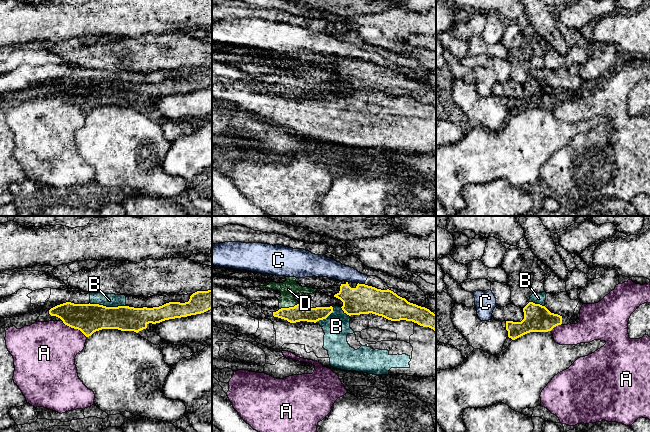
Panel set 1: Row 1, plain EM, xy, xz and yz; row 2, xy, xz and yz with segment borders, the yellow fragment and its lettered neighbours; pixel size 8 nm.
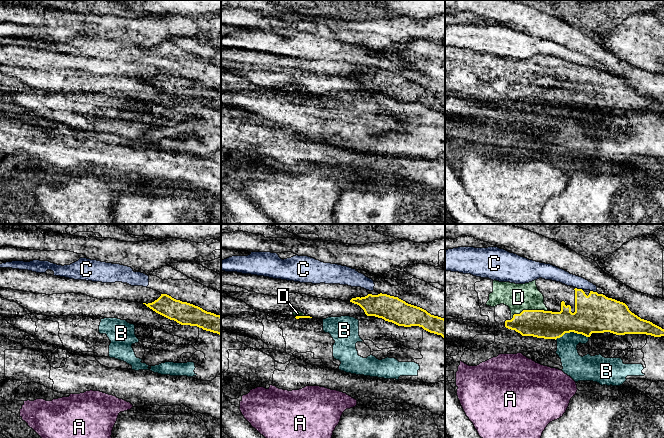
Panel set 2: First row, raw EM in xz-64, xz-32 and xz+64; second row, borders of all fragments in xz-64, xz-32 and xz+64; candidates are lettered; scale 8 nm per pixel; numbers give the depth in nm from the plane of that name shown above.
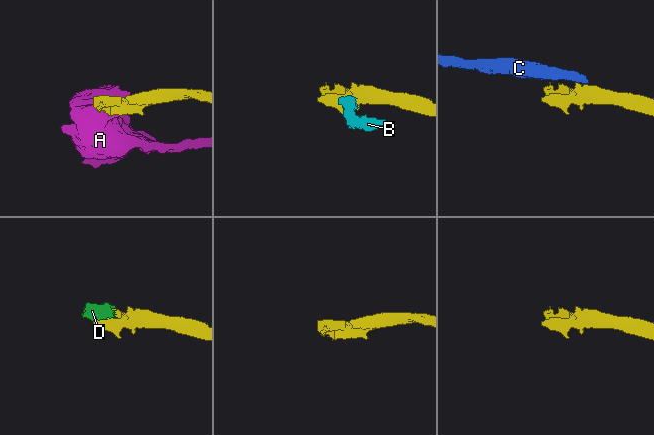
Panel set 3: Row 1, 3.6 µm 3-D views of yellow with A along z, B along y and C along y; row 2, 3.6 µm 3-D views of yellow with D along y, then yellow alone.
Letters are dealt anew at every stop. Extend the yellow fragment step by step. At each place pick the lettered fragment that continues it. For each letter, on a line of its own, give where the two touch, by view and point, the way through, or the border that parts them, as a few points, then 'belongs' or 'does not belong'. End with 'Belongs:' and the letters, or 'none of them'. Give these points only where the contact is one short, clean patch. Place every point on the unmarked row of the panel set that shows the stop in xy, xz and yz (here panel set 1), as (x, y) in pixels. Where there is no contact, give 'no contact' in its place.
A: xy (73, 103) | along xy (61, 95), (65, 100), (77, 104), (86, 113) | does not belong
B: xy (108, 83) | along xy (89, 79), (98, 79), (106, 82), (126, 82) | does not belong
C: xz (360, 60) | does not belong
D: xz (289, 83) | across xz (298, 89), (289, 83), (288, 65) | belongs
Belongs: D

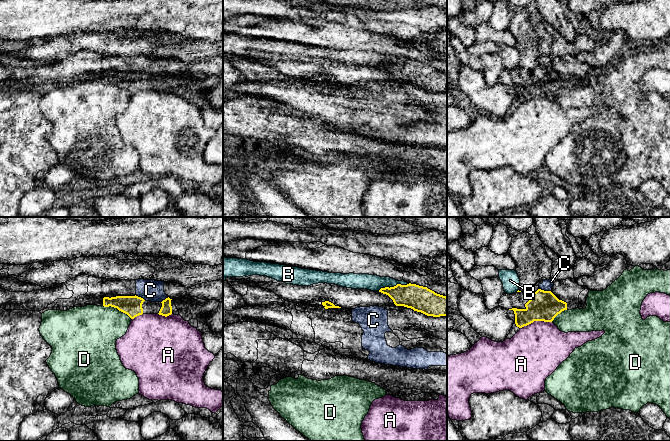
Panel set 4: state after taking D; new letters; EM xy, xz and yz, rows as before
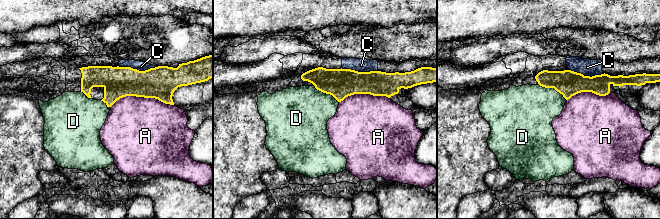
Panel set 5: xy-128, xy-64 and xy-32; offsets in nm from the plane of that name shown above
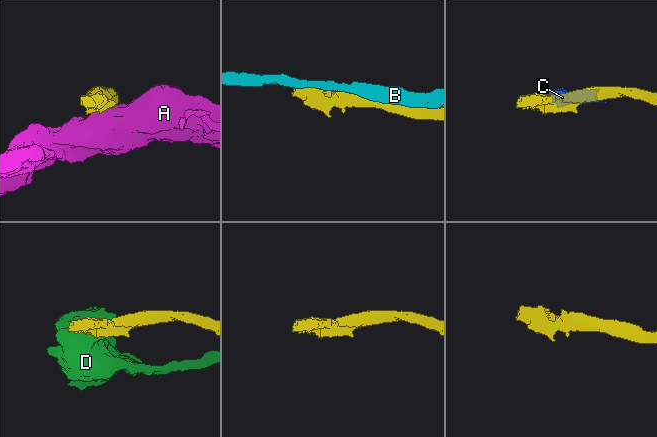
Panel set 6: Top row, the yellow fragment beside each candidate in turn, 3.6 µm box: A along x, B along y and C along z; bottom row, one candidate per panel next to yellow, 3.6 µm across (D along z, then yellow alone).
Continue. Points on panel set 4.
A: yz (535, 96) | does not belong
B: xz (399, 60) | does not belong
C: yz (545, 67) | along yz (539, 64), (550, 67) | does not belong
D: xy (117, 84) | along xy (103, 81), (116, 83), (131, 95) | does not belong
Belongs: none of them

